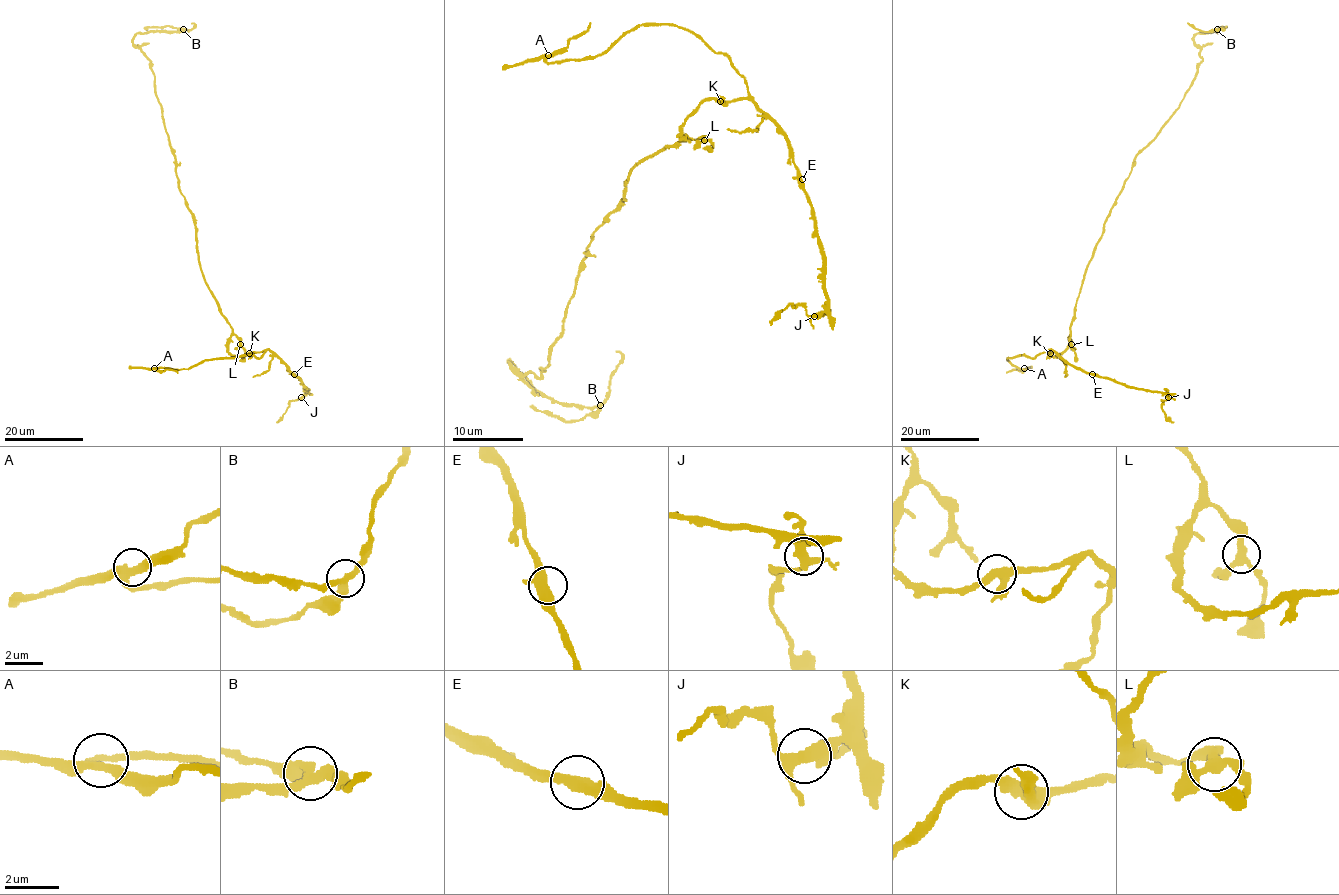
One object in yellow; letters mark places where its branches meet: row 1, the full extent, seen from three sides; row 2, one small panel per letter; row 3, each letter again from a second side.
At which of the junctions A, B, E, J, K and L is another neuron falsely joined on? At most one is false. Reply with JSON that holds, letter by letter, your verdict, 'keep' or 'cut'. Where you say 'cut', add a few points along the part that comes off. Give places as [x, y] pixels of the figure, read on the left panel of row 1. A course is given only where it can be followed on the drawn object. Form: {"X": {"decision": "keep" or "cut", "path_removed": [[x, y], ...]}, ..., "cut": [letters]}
{"A": {"decision": "keep"}, "B": {"decision": "keep"}, "E": {"decision": "keep"}, "J": {"decision": "keep"}, "K": {"decision": "keep"}, "L": {"decision": "keep"}, "cut": []}

